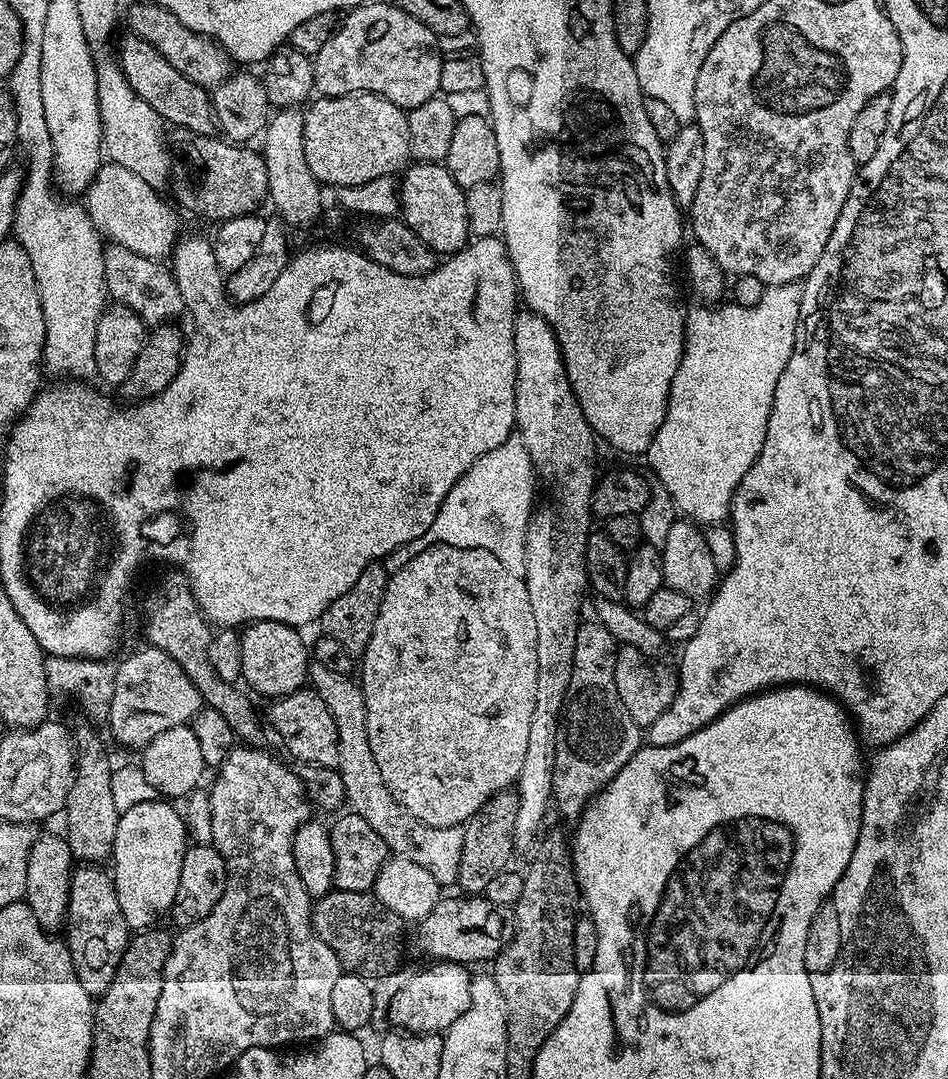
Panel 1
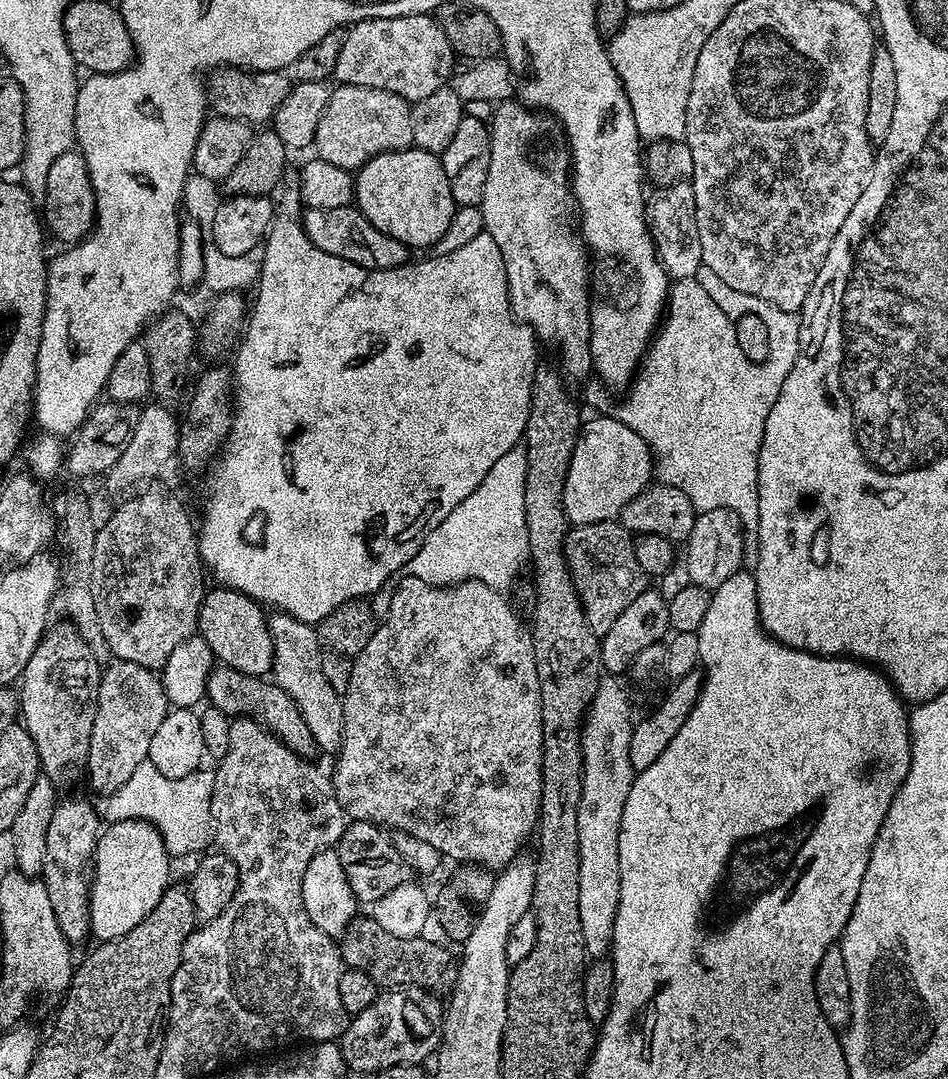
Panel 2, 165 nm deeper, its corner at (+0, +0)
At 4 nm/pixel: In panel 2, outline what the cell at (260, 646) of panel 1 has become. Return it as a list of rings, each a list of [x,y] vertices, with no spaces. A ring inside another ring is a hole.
[[[209,587],[202,598],[198,634],[208,643],[220,664],[242,670],[247,676],[267,677],[274,662],[274,642],[268,629],[269,617],[263,610],[257,601],[232,588]]]

